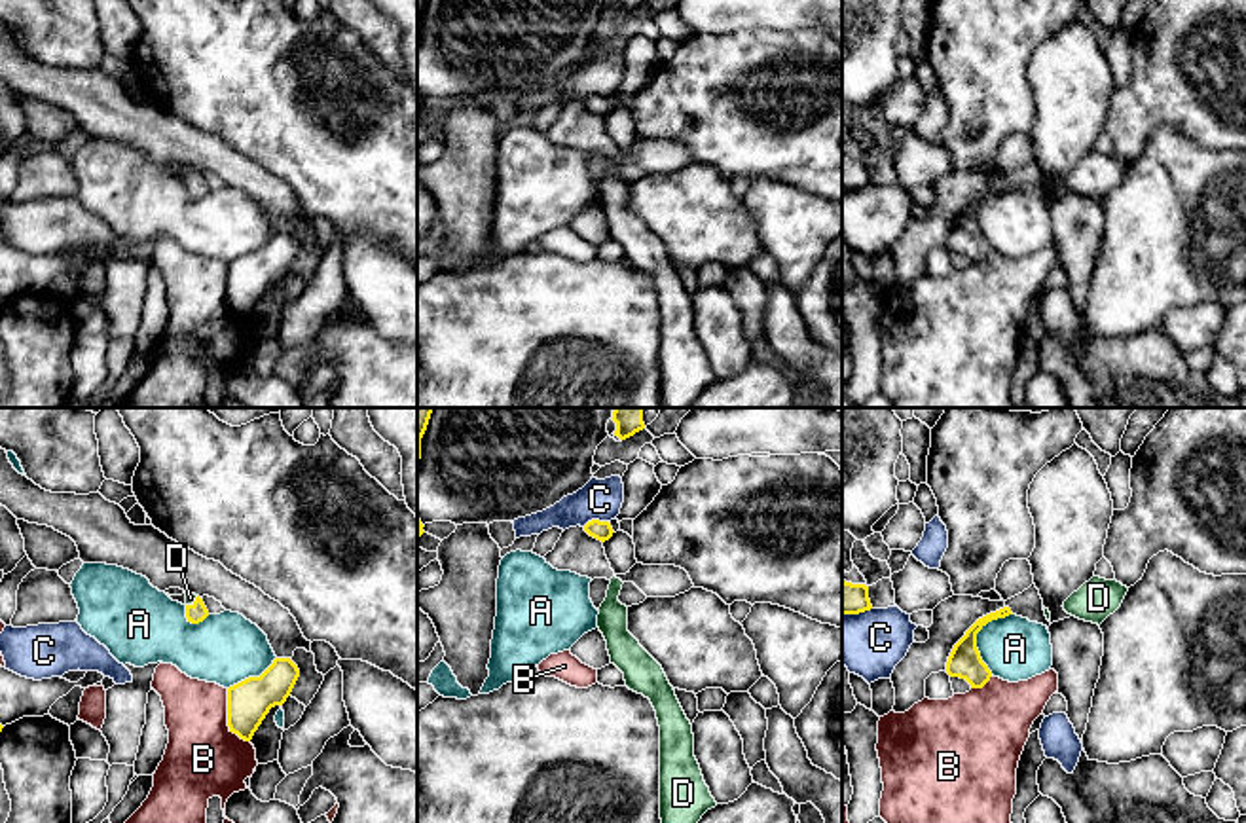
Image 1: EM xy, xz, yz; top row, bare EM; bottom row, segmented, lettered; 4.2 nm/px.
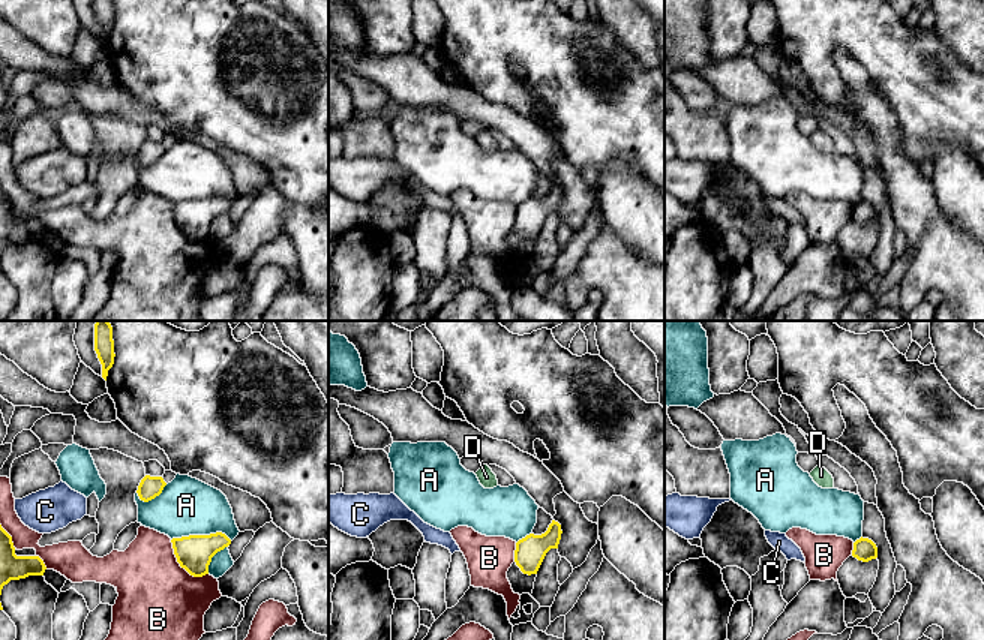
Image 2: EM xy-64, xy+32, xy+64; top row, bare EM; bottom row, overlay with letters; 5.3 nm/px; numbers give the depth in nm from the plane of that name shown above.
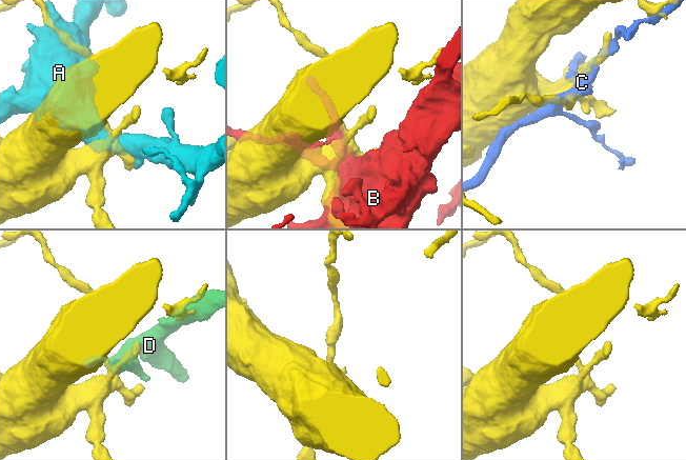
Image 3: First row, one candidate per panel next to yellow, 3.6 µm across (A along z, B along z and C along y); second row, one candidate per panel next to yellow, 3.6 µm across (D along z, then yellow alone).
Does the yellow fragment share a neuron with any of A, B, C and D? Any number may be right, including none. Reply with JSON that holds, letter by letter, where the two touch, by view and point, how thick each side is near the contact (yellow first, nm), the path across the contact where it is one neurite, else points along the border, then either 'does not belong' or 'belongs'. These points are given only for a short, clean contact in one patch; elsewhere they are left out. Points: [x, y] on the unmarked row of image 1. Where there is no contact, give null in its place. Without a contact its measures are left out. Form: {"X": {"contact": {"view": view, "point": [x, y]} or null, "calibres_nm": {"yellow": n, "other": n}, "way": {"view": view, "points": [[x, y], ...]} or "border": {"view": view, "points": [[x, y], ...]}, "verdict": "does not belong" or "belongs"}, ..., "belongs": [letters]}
{"A": {"contact": {"view": "yz", "point": [975, 213]}, "calibres_nm": {"yellow": 140, "other": 280}, "verdict": "does not belong"}, "B": {"contact": {"view": "xy", "point": [228, 294]}, "calibres_nm": {"yellow": 180, "other": 320}, "verdict": "does not belong"}, "C": {"contact": {"view": "xz", "point": [594, 95]}, "calibres_nm": {"yellow": 80, "other": 180}, "verdict": "does not belong"}, "D": {"contact": {"view": "xy", "point": [194, 177]}, "calibres_nm": {"yellow": 90, "other": 50}, "way": {"view": "xy", "points": [[196, 188], [194, 177], [190, 173]]}, "verdict": "belongs"}, "belongs": ["D"]}

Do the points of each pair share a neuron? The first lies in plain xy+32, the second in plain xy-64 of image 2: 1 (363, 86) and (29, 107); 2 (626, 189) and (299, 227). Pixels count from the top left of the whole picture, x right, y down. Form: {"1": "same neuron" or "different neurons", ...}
{"1": "different neurons", "2": "same neuron"}

